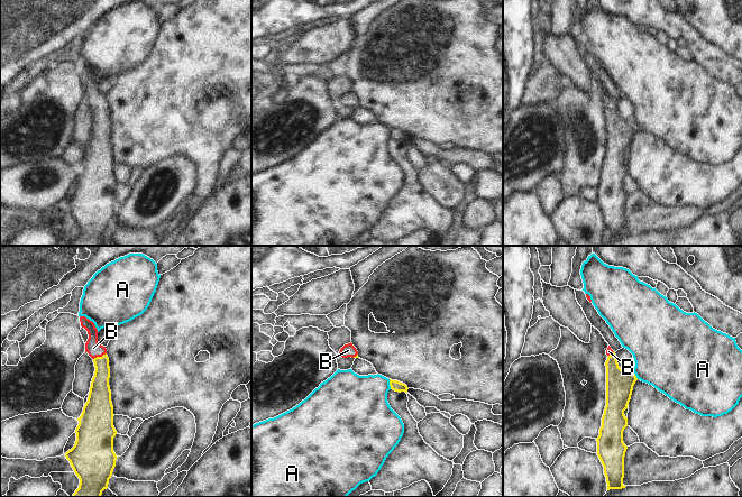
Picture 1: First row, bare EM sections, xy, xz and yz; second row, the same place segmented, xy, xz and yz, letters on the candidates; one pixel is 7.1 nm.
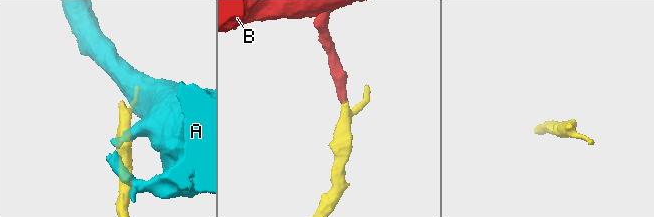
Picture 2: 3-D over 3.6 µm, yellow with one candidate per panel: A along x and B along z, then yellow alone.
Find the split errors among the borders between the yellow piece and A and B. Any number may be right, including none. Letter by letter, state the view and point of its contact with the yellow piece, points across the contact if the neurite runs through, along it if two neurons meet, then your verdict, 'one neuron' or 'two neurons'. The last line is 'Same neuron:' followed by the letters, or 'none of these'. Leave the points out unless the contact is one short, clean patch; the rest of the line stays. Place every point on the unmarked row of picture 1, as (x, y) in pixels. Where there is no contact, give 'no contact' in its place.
A: contact xz (390, 132); two neurons
B: contact xy (99, 106); way xy (100, 140), (99, 106), (93, 97); one neuron
Same neuron: B

